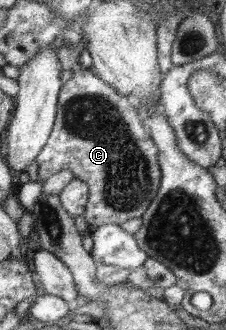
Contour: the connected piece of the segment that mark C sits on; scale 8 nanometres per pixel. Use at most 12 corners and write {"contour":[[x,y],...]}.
{"contour":[[77,59],[38,181],[69,169],[94,228],[139,218],[159,150]]}

